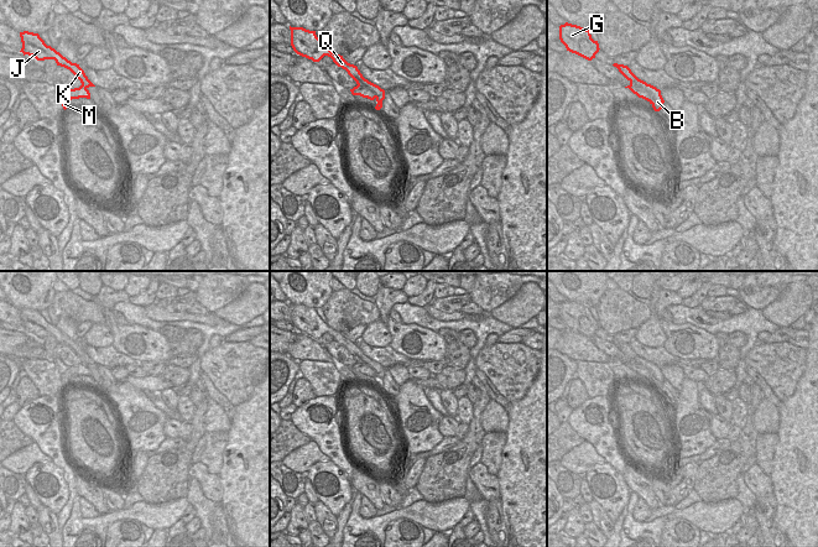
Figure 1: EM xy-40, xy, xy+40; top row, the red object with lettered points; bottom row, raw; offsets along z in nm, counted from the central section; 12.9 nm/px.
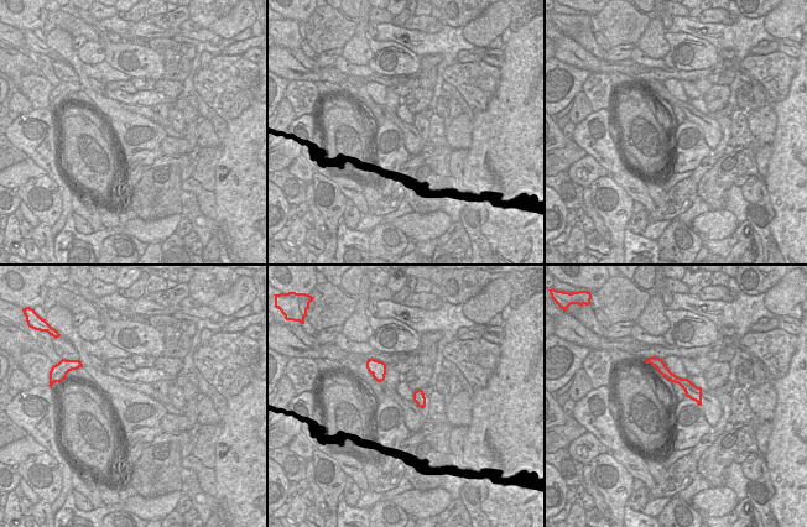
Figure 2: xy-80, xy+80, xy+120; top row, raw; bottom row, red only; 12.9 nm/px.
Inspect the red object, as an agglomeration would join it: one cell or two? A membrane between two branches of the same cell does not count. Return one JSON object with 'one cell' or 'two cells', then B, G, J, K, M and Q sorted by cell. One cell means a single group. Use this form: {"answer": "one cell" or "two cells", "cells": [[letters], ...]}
{"answer": "two cells", "cells": [["B", "G", "J", "K", "Q"], ["M"]]}

